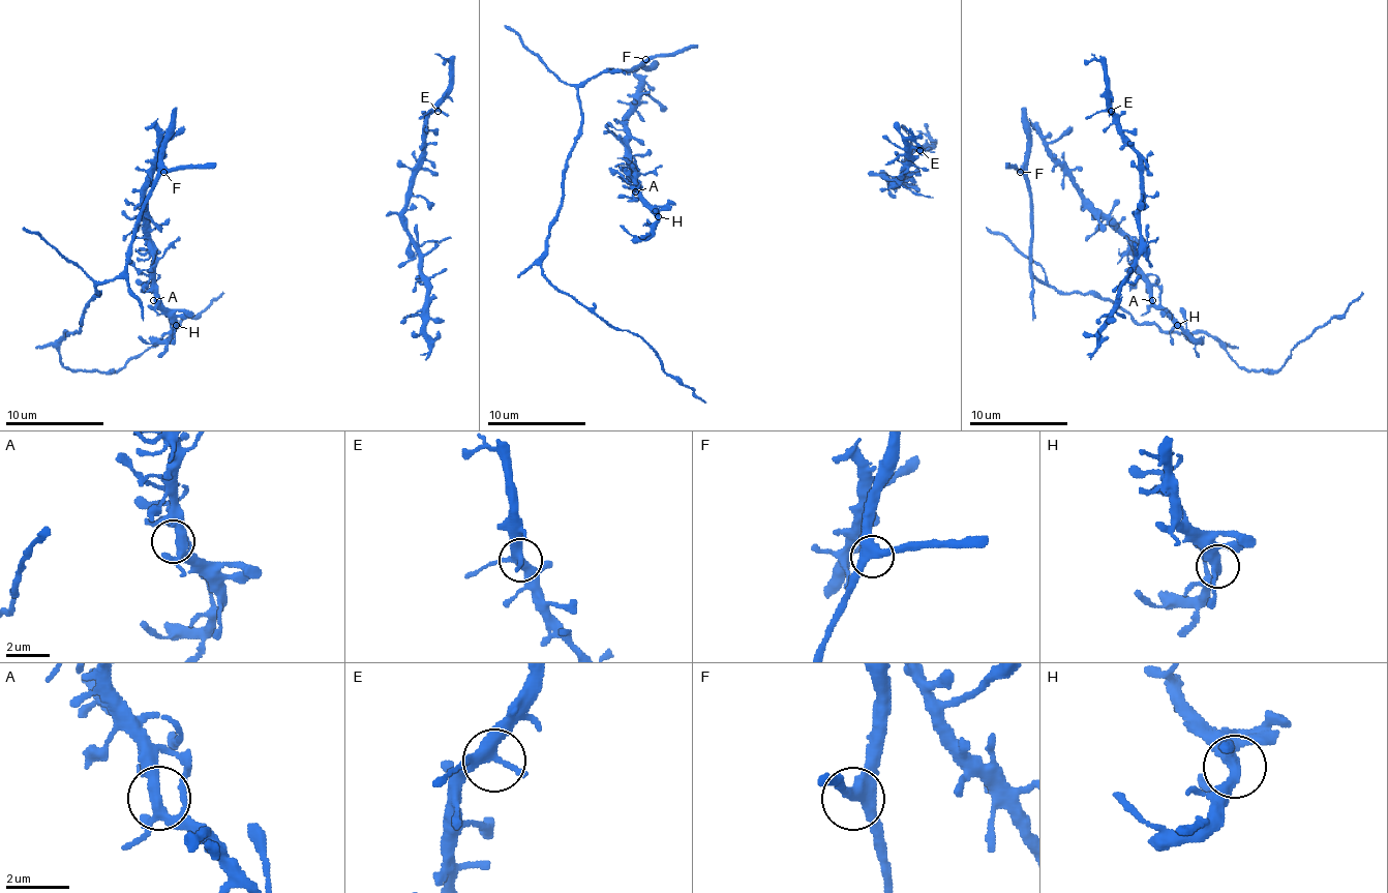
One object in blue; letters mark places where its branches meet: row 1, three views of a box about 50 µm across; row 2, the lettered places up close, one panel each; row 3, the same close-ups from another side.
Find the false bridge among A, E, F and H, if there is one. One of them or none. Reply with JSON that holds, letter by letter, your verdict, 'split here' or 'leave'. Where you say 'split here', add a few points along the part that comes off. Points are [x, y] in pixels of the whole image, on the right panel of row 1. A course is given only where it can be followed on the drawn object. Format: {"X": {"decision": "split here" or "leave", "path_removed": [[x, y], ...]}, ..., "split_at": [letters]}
{"A": {"decision": "leave"}, "E": {"decision": "leave"}, "F": {"decision": "leave"}, "H": {"decision": "leave"}, "split_at": []}

